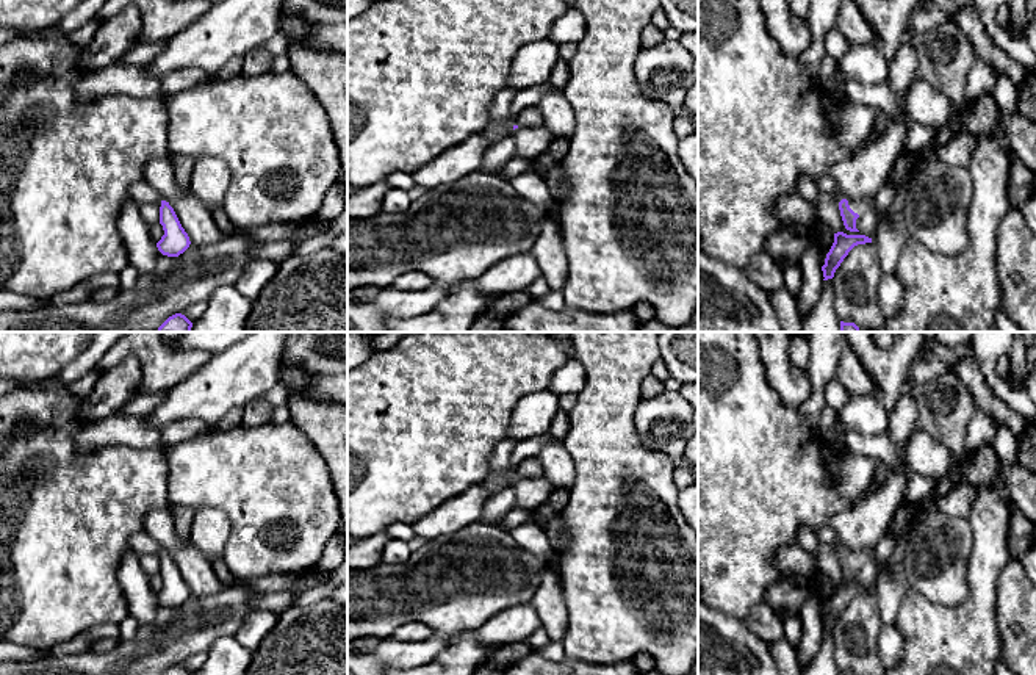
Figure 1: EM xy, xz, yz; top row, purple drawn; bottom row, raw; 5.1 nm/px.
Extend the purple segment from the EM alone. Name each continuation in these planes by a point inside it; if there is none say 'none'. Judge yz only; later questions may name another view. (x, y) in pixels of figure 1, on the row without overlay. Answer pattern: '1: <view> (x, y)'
1: yz (861, 556)

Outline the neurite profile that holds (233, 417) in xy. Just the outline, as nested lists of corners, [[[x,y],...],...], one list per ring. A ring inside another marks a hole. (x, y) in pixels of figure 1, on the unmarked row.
[[[235,407],[219,423],[216,423],[213,428],[208,428],[208,429],[211,429],[211,431],[227,431],[233,426],[241,424],[241,421],[243,421],[243,407]]]

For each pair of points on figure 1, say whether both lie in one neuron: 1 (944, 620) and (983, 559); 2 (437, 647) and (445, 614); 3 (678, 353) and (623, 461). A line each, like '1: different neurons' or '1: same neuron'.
1: same neuron
2: different neurons
3: different neurons

